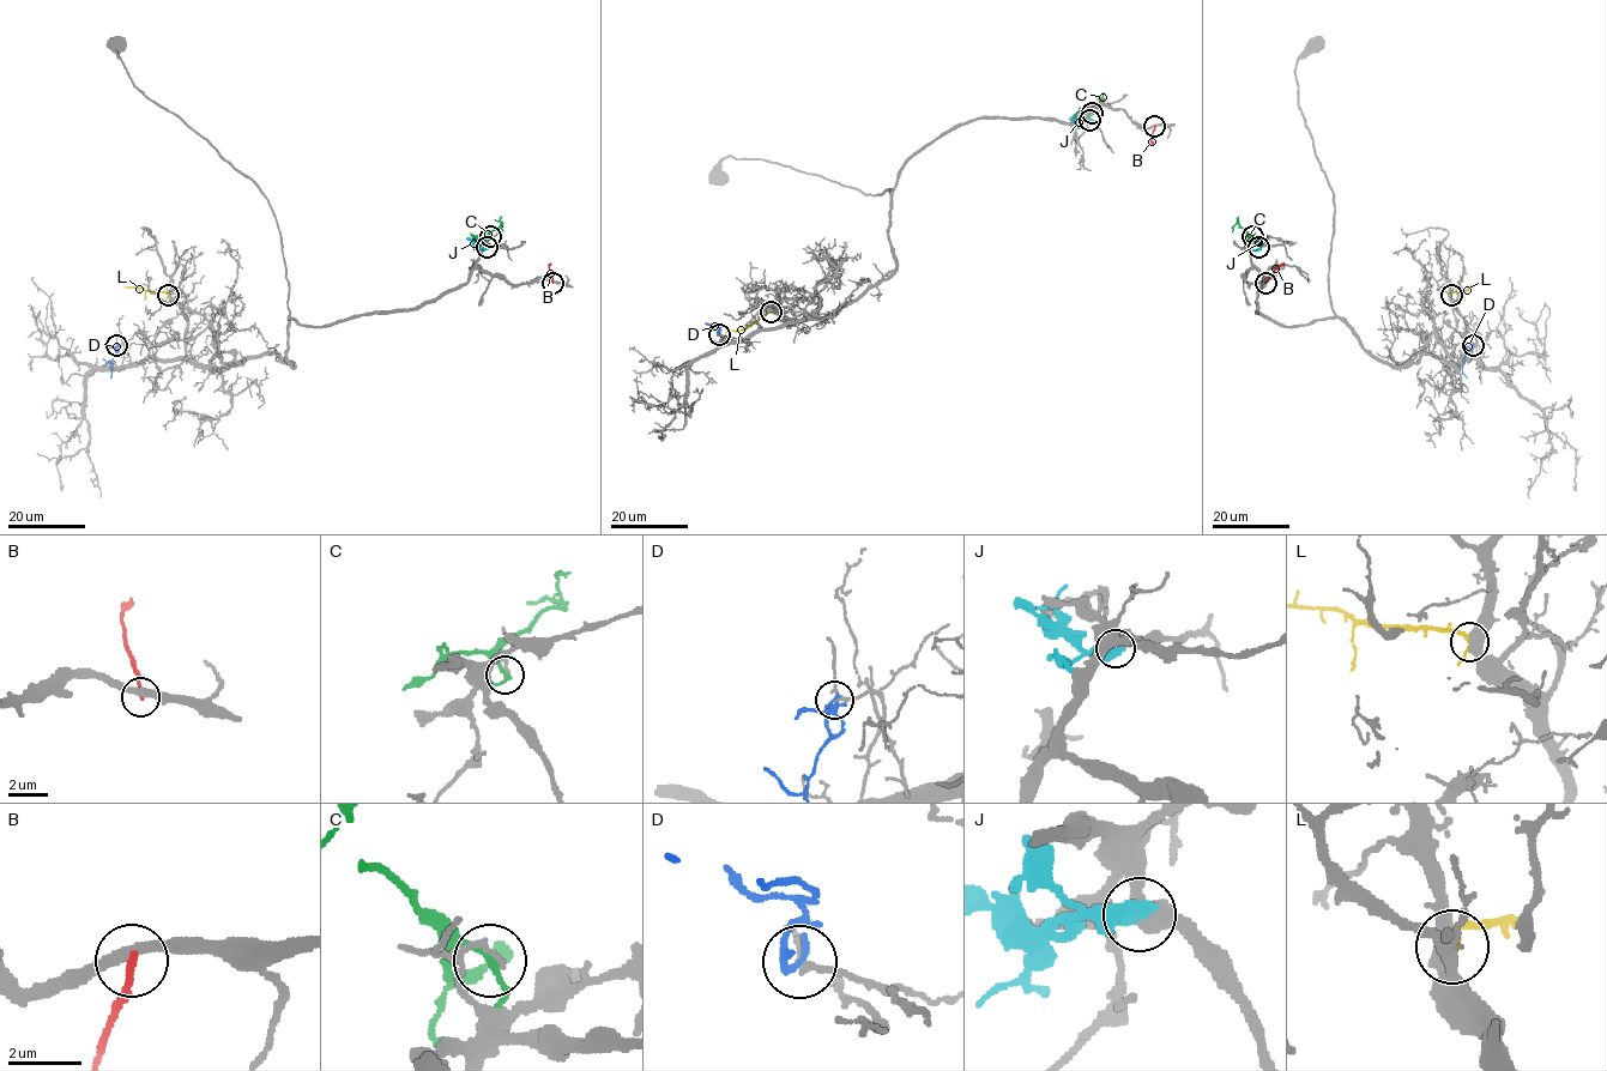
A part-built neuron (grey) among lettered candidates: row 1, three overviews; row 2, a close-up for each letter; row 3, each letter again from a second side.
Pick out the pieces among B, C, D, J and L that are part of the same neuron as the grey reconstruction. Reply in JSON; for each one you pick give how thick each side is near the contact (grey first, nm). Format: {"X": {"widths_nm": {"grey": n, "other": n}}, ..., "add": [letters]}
{"L": {"widths_nm": {"grey": 500, "other": 180}}, "add": ["L"]}

